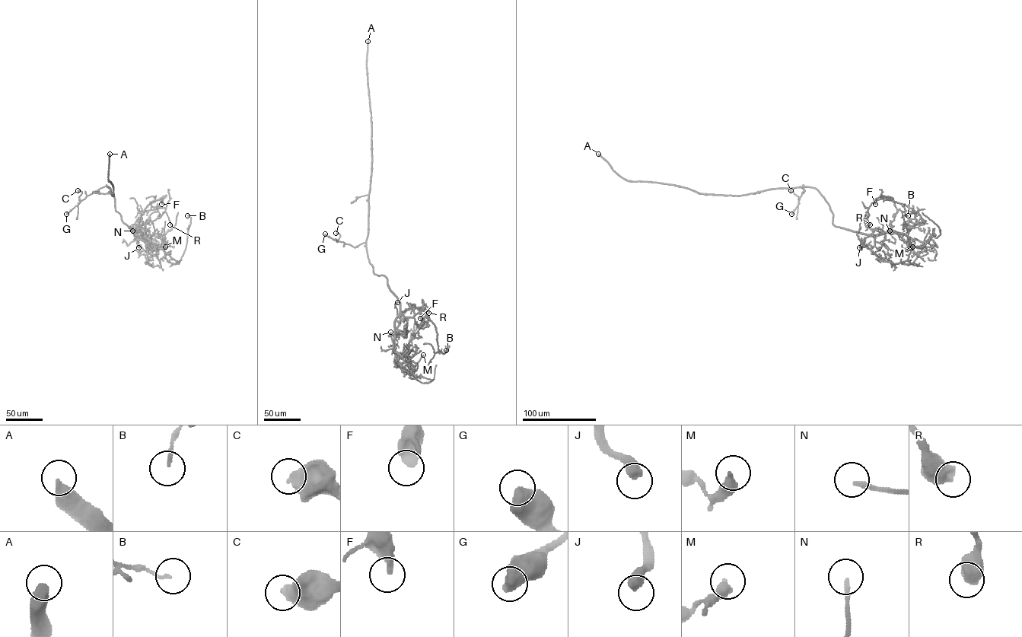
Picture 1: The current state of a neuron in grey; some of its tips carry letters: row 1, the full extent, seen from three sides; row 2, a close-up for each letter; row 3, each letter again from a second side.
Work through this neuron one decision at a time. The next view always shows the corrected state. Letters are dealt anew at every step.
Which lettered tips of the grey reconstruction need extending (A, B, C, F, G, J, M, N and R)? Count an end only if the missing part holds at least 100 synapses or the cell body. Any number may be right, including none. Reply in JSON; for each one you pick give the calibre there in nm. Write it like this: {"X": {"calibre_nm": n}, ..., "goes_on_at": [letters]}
{"A": {"calibre_nm": 480}, "J": {"calibre_nm": 440}, "goes_on_at": ["A", "J"]}

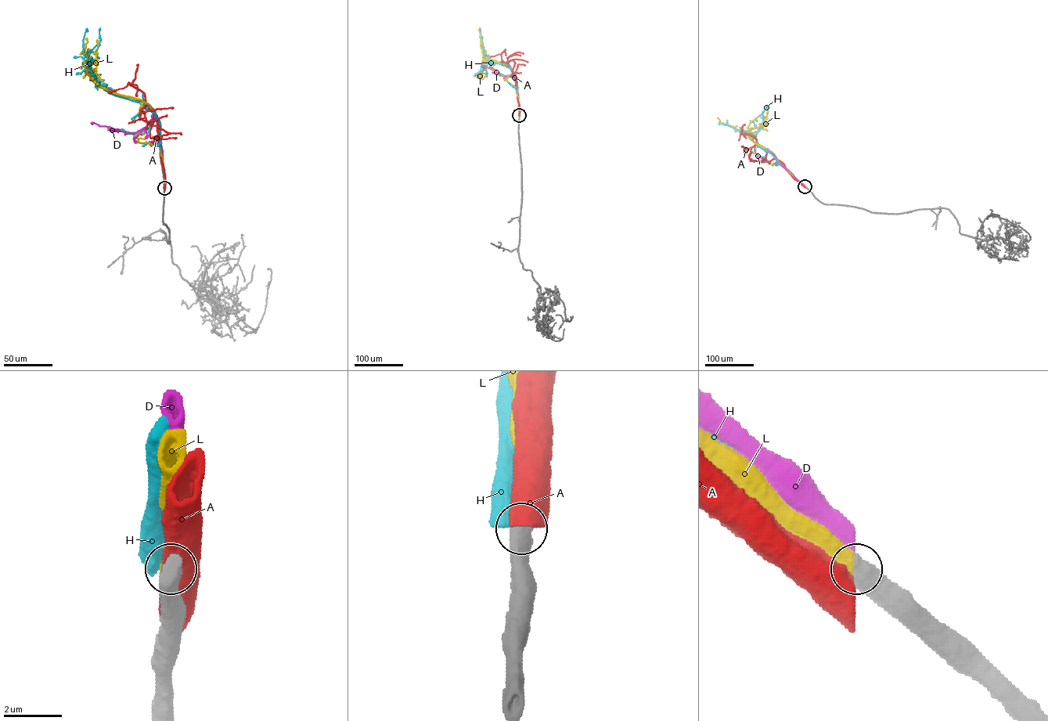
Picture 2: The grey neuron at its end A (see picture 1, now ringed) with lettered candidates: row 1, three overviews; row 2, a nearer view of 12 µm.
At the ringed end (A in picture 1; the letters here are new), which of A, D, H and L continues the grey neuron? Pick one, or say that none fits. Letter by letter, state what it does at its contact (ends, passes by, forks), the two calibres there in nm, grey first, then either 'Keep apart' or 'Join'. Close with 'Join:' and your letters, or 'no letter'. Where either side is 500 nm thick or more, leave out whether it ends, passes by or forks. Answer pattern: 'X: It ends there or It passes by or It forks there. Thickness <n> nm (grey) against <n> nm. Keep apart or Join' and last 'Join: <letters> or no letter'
A: Thickness 700 nm (grey) against 750 nm. Keep apart
D: It ends there. Thickness 480 nm (grey) against 460 nm. Keep apart
H: Thickness 600 nm (grey) against 700 nm. Keep apart
L: Thickness 650 nm (grey) against 600 nm. Join
Join: L

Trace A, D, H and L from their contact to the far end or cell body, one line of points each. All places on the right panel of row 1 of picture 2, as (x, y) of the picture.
A: (804, 186), (771, 152), (759, 145), (754, 137), (741, 133), (745, 124)
D: (804, 186), (771, 153), (766, 149), (765, 158), (755, 153)
H: (804, 186), (772, 153), (752, 140), (752, 136), (761, 126), (762, 114), (755, 118), (757, 121)
L: (804, 186), (772, 152), (755, 143), (746, 133), (747, 130), (764, 124), (768, 111)

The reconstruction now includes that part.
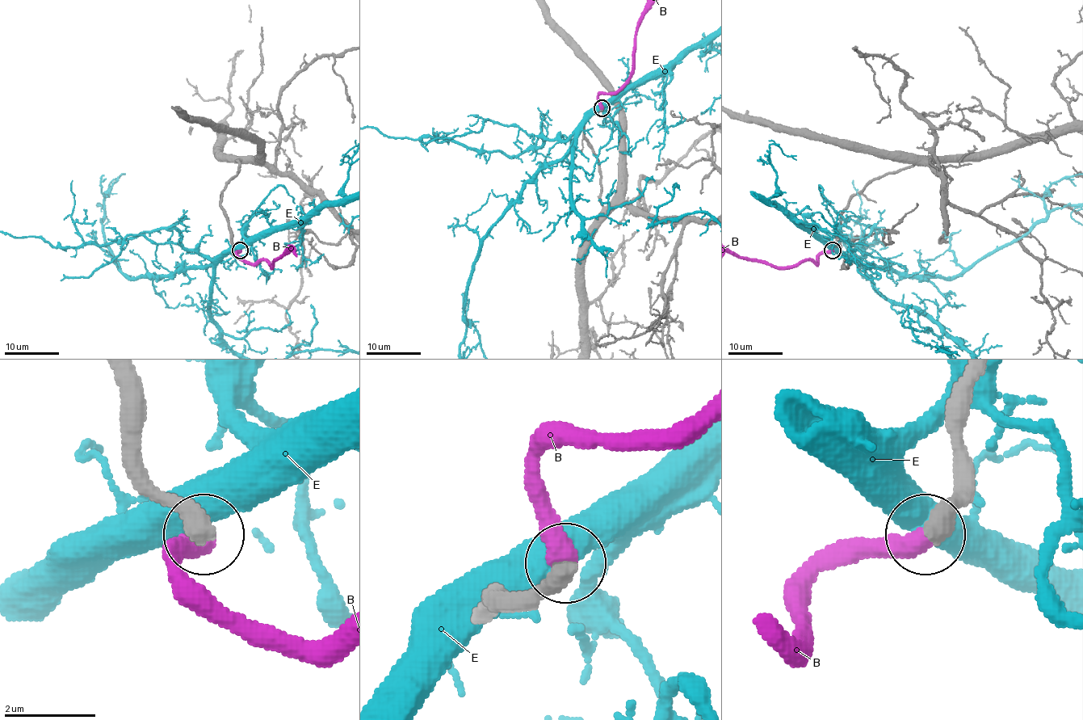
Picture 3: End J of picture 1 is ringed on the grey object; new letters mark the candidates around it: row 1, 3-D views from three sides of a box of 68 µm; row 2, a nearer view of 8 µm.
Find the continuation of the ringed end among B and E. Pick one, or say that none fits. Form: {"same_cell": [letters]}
{"same_cell": ["B"]}

